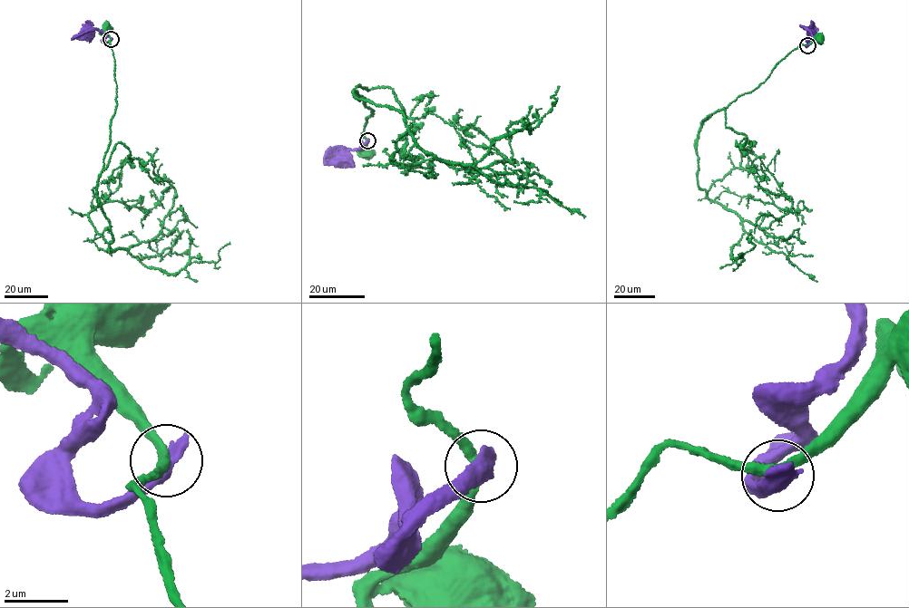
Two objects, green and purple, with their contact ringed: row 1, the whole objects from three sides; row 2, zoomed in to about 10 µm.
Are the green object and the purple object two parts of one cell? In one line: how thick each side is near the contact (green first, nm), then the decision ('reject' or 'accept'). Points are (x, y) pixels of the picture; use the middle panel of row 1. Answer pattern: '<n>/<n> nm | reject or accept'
300/600 nm | reject

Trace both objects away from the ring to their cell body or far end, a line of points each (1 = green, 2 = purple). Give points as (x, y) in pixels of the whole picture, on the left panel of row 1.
1: (111, 39), (106, 31), (108, 26)
2: (111, 39), (105, 42), (105, 34), (95, 29), (85, 33)

